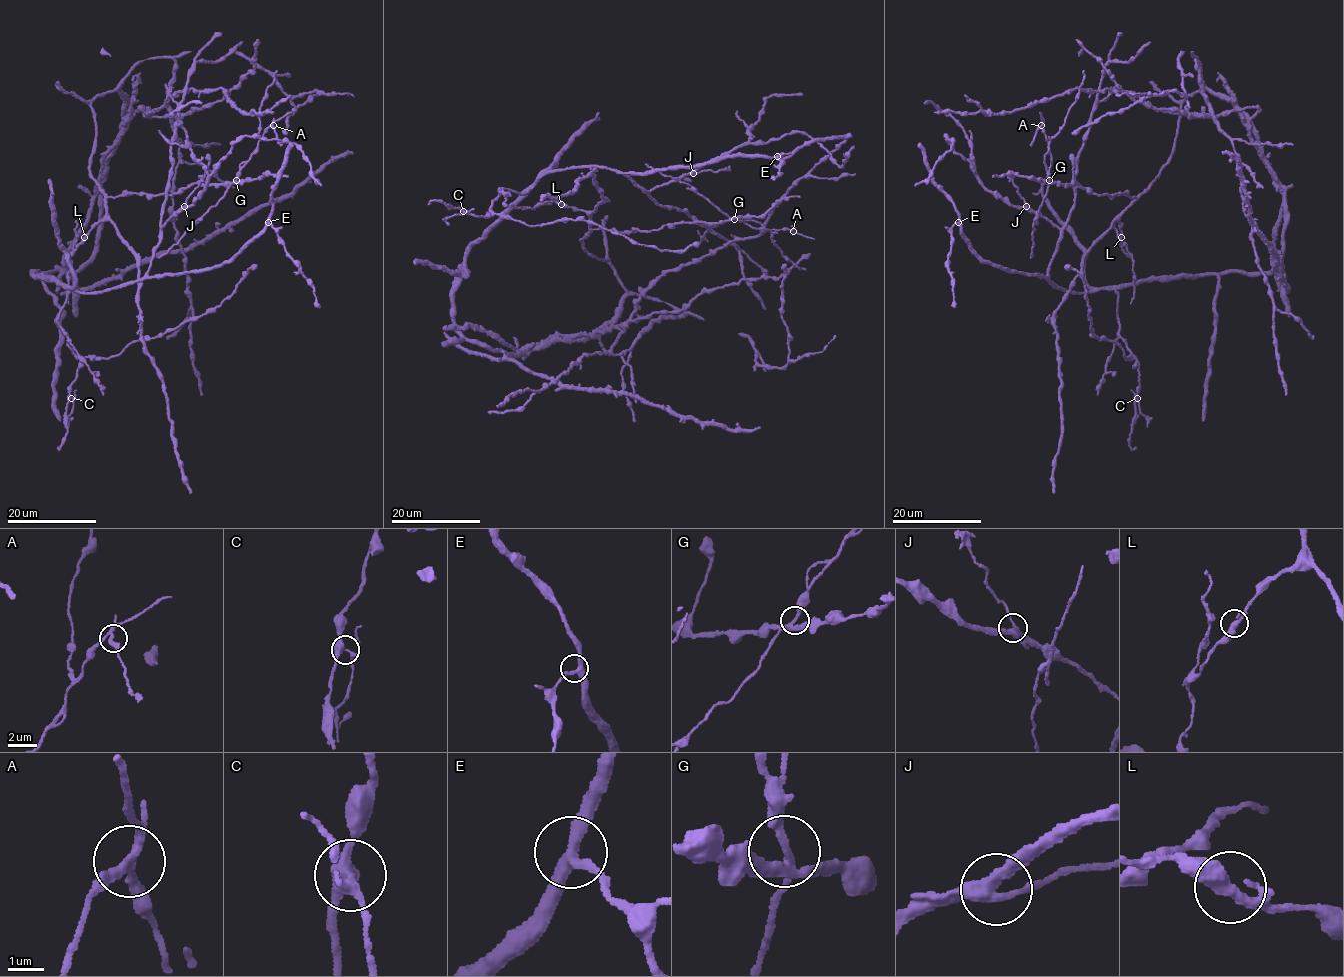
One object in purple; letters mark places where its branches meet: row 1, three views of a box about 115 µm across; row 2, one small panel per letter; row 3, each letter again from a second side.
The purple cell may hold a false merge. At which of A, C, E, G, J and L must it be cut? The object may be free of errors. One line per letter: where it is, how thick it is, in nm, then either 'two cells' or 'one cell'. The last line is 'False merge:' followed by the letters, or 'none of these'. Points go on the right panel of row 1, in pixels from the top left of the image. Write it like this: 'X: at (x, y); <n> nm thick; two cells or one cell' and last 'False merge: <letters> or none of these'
A: at (1041, 125); 240 nm thick; one cell
C: at (1137, 398); 360 nm thick; two cells
E: at (958, 222); 320 nm thick; one cell
G: at (1049, 180); 260 nm thick; one cell
J: at (1026, 206); 320 nm thick; one cell
L: at (1121, 237); 300 nm thick; one cell
False merge: C

